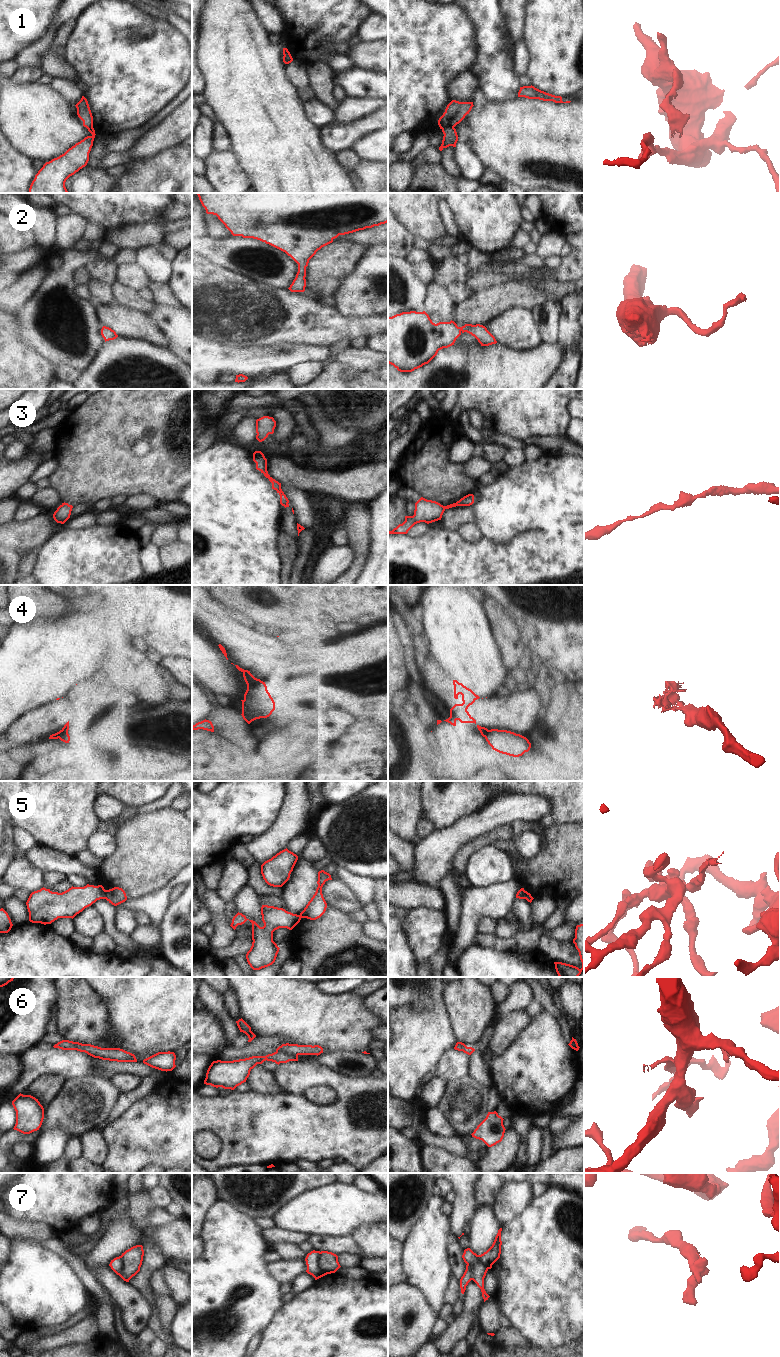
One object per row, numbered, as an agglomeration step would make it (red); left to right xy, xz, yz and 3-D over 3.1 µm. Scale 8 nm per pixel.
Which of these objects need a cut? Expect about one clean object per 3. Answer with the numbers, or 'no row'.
1, 4, 5, 6, 7

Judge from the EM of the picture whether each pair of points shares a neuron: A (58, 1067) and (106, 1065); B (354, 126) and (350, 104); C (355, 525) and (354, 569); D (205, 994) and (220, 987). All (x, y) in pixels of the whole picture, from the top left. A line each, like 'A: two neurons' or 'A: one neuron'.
A: two neurons
B: two neurons
C: one neuron
D: two neurons

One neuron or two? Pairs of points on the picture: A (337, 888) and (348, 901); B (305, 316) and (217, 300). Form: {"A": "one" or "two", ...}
{"A": "one", "B": "one"}

